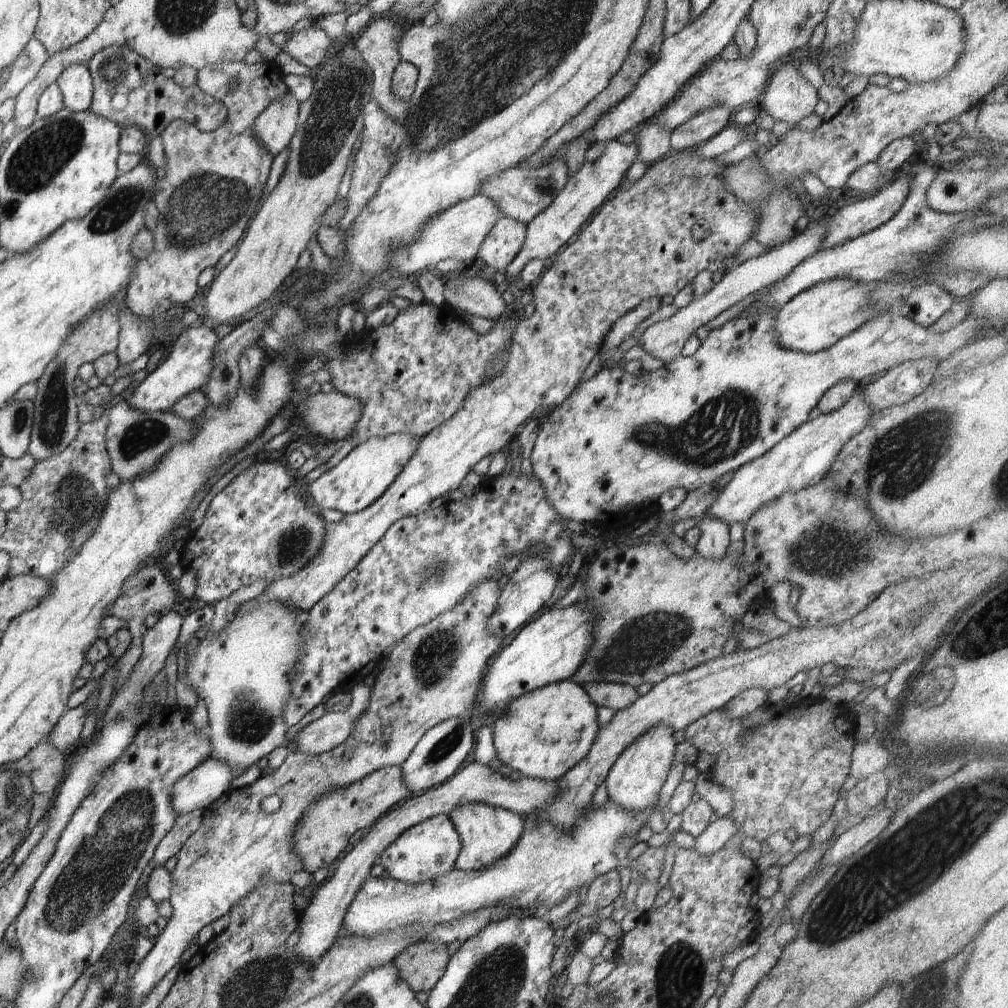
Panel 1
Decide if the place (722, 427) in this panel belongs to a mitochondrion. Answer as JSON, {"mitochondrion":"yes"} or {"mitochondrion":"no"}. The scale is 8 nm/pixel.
{"mitochondrion":"yes"}

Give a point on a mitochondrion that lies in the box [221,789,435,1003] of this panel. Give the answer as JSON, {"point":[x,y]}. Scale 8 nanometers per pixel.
{"point":[286,975]}

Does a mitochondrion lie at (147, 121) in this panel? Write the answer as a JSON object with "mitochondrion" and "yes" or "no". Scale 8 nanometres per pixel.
{"mitochondrion":"no"}

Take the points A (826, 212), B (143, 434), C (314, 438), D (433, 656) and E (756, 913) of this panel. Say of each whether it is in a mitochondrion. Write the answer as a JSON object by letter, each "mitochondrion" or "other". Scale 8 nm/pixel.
{"A":"other","B":"mitochondrion","C":"other","D":"mitochondrion","E":"other"}

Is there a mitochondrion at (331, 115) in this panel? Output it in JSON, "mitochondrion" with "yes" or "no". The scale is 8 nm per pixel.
{"mitochondrion":"yes"}

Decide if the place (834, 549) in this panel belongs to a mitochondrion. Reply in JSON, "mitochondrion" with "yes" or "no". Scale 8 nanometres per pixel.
{"mitochondrion":"yes"}

